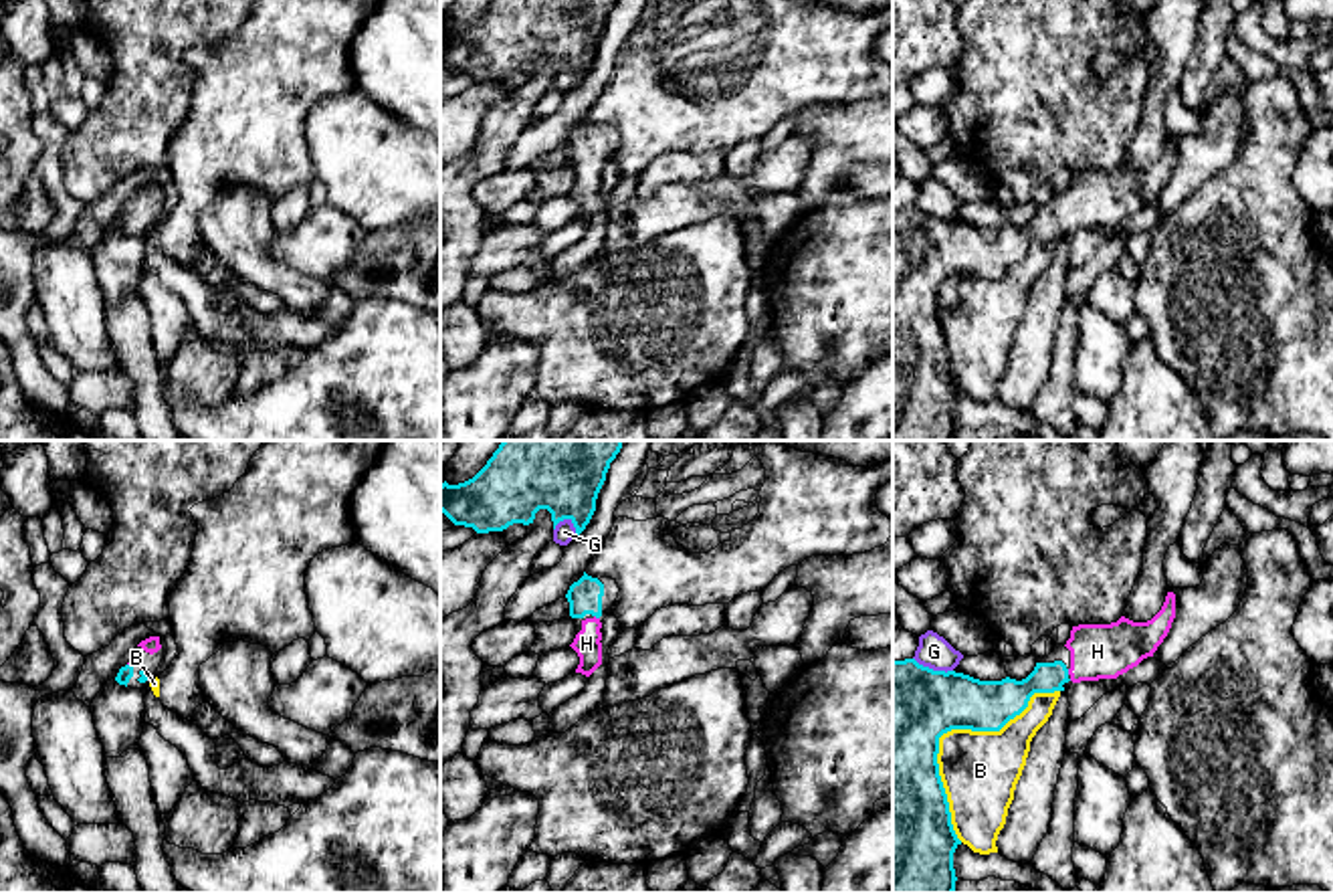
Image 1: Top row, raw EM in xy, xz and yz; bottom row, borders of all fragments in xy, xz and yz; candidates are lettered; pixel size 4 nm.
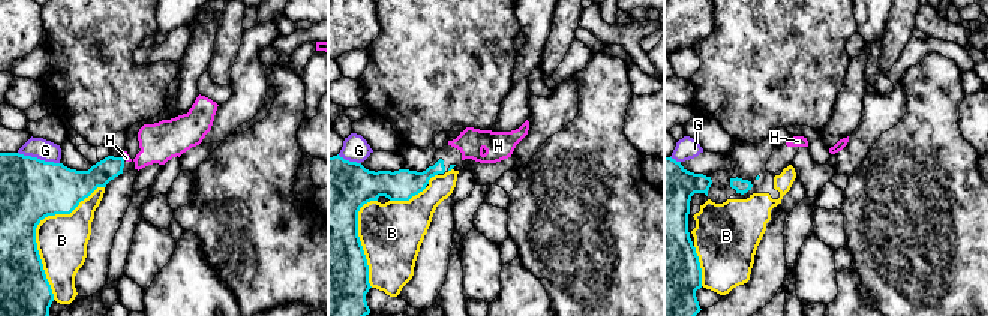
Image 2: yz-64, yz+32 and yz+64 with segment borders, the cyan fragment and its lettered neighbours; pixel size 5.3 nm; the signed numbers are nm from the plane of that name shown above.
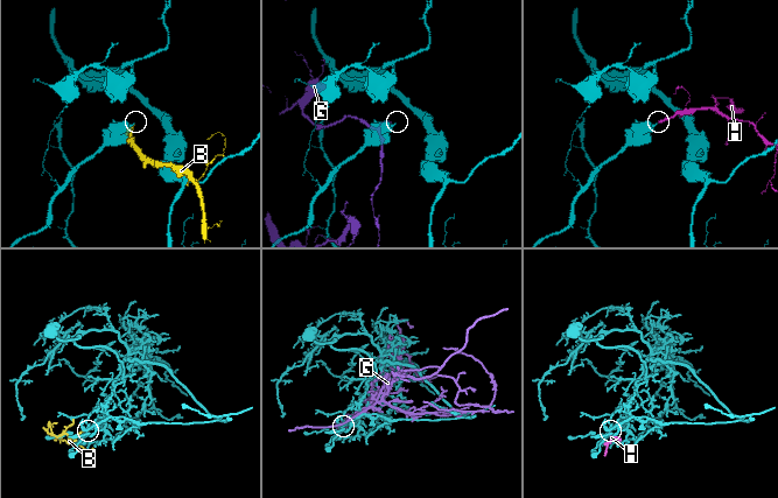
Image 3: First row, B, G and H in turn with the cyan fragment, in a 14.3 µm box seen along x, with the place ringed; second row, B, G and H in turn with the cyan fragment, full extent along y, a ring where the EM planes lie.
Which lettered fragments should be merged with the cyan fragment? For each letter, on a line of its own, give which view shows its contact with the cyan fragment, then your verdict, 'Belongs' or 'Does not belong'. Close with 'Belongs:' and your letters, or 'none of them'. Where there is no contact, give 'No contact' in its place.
B: Touches cyan in yz. Does not belong
G: Touches cyan in yz. Does not belong
H: Touches cyan in xz. Belongs
Belongs: H

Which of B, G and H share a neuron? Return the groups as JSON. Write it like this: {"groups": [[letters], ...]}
{"groups": [["B"], ["G"], ["H"]]}

